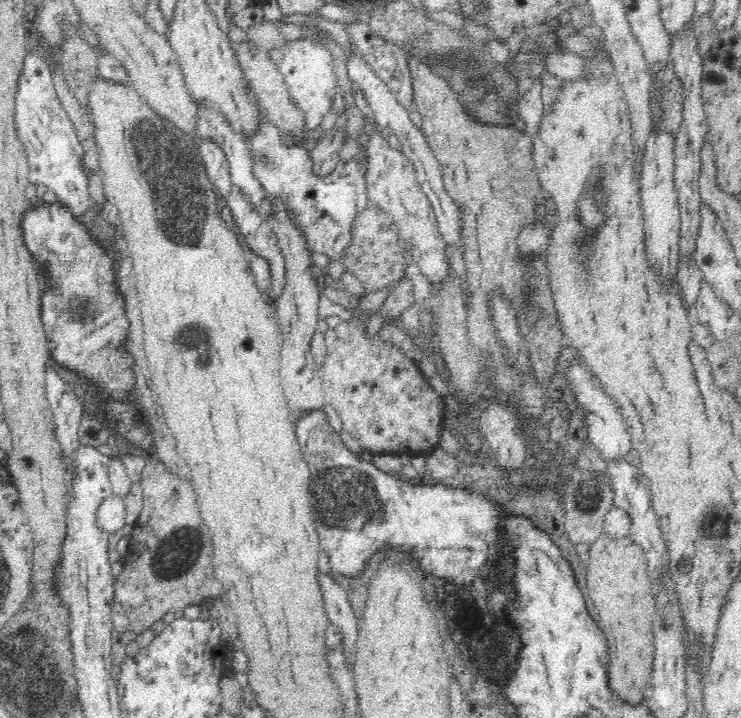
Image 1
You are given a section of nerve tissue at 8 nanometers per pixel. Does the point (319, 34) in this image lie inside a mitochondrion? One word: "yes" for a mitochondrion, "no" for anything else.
no

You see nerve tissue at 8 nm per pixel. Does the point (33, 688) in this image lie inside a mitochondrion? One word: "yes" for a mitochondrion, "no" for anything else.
yes

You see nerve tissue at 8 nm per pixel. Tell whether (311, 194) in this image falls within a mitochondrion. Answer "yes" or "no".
no

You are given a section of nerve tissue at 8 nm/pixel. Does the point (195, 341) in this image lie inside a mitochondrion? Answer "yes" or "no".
yes

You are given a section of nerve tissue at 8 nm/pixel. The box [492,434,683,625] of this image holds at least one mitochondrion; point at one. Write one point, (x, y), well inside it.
(590, 499)

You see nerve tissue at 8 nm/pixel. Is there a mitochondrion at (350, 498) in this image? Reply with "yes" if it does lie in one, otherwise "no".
yes

